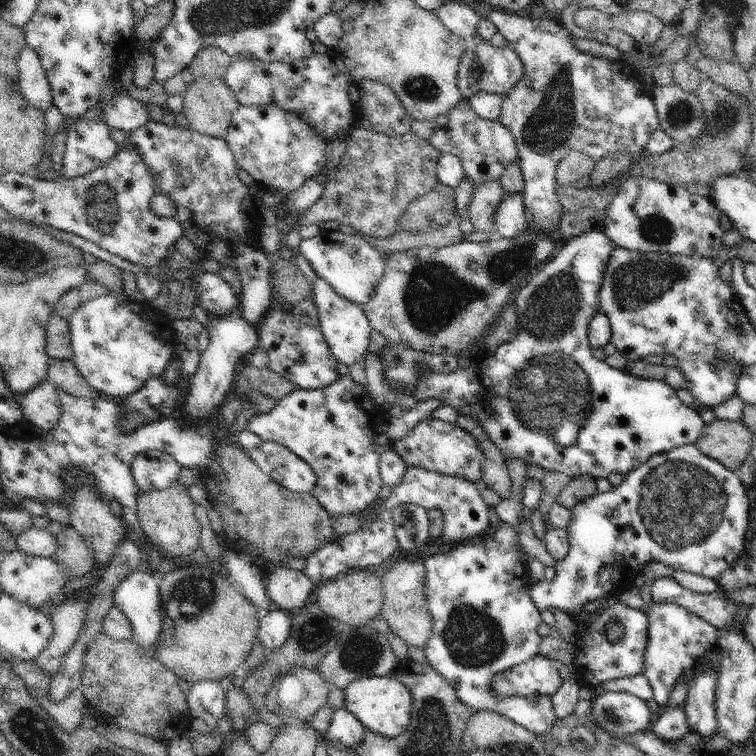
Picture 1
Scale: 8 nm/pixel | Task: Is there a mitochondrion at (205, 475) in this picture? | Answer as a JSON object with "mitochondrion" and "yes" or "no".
{"mitochondrion":"no"}

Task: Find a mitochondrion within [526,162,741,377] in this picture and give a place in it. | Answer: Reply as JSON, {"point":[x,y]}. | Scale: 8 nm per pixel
{"point":[636,285]}

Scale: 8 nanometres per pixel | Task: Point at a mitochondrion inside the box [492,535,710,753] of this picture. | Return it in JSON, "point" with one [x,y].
{"point":[612,717]}

